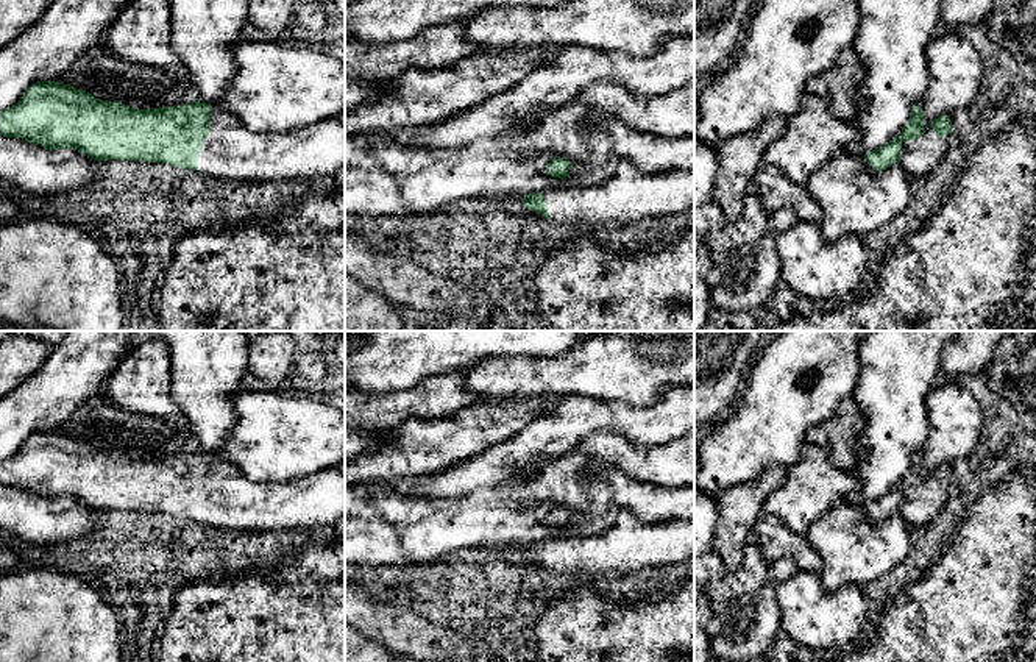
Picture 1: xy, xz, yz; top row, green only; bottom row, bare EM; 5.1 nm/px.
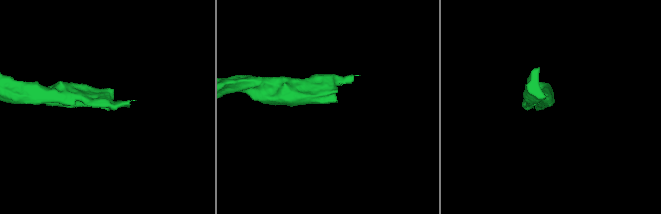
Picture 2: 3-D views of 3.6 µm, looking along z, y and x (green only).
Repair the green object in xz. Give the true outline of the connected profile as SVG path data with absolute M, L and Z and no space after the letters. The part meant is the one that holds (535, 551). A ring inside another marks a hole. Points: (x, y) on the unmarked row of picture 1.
M623 509L599 532L576 532L523 546L524 557L552 573L627 576L693 559L694 518L644 523Z

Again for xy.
M58 431L33 432L20 450L0 461L0 486L45 500L75 498L94 511L128 509L186 517L204 526L247 532L303 531L345 518L345 467L335 465L290 482L251 481L234 465L197 450L150 459L103 451Z

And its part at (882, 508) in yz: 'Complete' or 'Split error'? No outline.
Split error

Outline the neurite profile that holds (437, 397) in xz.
M468 368L424 378L409 390L368 397L345 390L345 431L388 431L406 420L438 420L474 403L463 387Z

